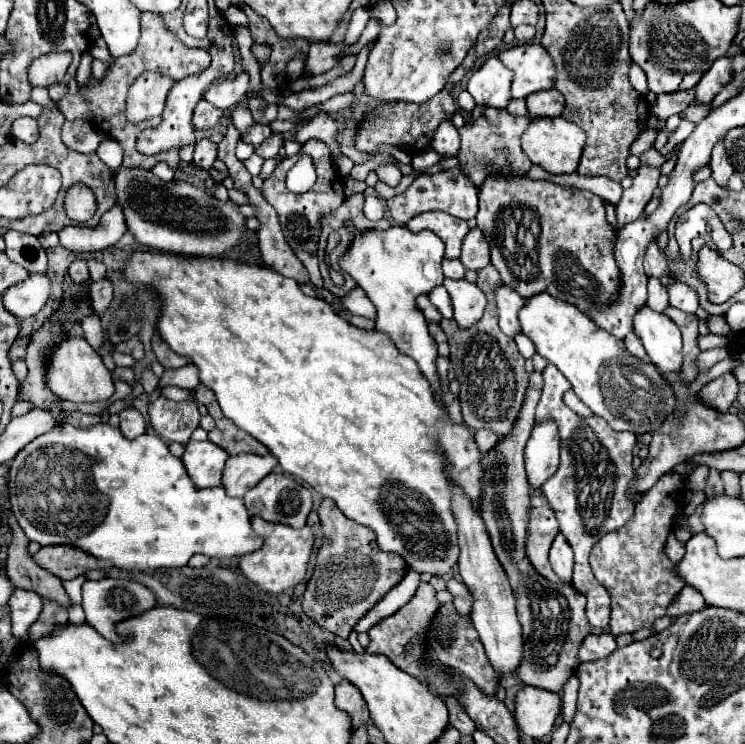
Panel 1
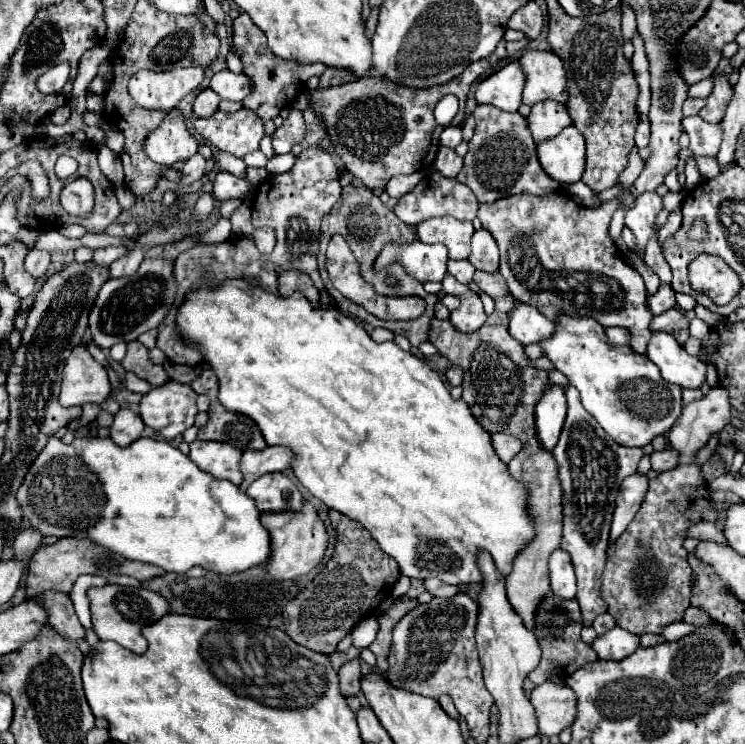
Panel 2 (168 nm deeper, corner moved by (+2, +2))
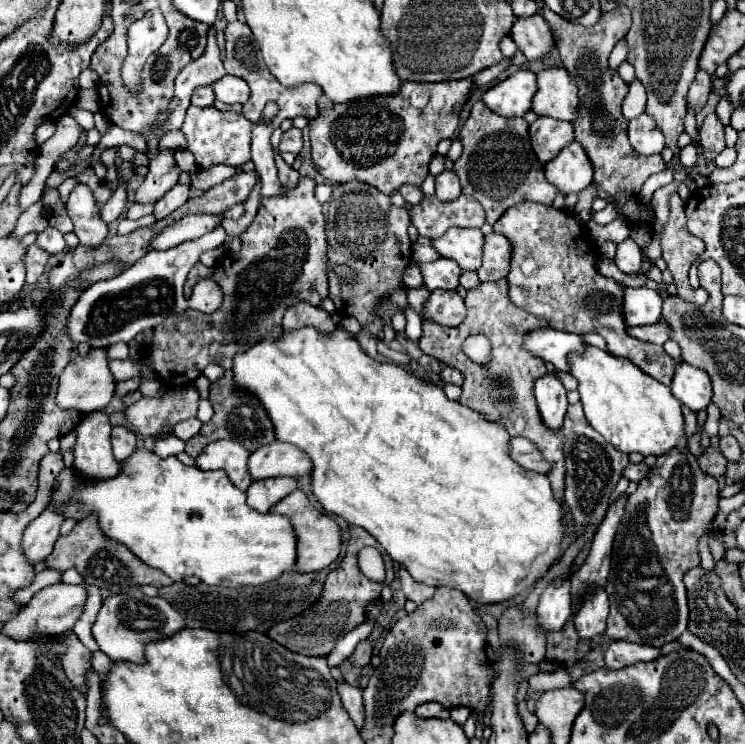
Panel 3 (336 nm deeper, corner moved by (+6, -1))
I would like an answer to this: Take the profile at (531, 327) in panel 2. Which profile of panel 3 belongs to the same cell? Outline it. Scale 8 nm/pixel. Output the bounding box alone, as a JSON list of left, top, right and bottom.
[523,328,583,372]

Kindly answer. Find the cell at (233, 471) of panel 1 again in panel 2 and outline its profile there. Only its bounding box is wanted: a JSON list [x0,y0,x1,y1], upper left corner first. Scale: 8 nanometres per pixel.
[239,447,291,491]

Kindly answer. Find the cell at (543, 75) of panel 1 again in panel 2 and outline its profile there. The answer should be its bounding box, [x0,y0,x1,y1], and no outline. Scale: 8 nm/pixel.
[519,51,567,107]

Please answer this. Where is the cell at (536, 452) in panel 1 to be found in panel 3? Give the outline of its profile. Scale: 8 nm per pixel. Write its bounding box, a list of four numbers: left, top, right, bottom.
[535,374,567,430]

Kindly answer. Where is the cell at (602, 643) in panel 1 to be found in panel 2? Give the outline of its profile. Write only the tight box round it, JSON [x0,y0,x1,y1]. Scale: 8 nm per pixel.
[591,627,641,661]

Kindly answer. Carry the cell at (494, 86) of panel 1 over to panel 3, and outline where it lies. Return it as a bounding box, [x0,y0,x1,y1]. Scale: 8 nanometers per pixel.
[483,70,537,118]

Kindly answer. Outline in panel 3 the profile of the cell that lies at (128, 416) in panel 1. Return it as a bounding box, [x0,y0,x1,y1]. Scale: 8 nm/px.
[111,426,135,460]

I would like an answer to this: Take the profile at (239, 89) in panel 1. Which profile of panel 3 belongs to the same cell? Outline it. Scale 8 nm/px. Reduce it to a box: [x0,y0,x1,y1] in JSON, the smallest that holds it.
[211,76,249,104]

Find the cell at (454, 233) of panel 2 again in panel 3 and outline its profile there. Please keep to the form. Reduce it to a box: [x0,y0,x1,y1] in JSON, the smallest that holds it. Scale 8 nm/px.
[431,228,483,270]

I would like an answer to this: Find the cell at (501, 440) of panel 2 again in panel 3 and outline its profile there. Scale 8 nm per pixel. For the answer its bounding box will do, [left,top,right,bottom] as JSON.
[509,438,549,474]

